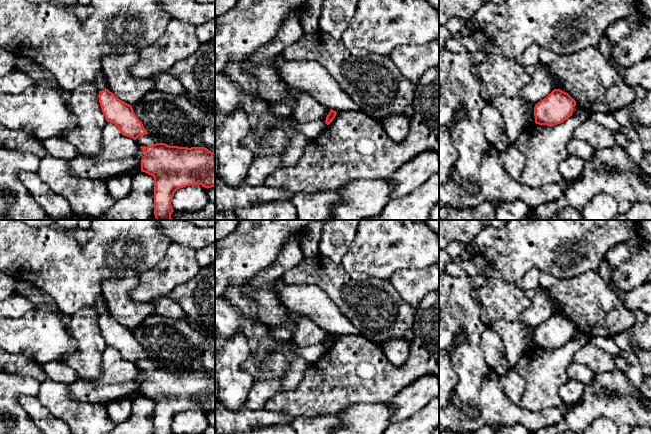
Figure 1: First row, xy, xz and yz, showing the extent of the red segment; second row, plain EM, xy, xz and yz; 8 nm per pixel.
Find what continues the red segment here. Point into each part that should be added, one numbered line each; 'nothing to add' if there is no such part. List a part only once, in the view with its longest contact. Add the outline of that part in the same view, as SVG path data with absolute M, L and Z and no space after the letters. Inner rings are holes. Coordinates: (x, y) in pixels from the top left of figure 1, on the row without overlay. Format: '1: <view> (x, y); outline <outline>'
nothing to add

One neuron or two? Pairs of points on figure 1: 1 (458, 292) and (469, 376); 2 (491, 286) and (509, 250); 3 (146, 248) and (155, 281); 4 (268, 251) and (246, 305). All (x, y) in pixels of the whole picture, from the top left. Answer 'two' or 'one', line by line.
1: one
2: two
3: two
4: two

